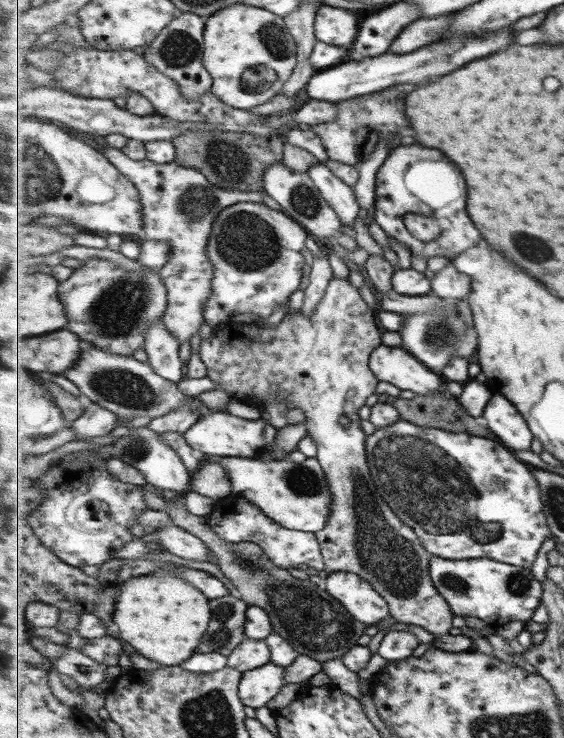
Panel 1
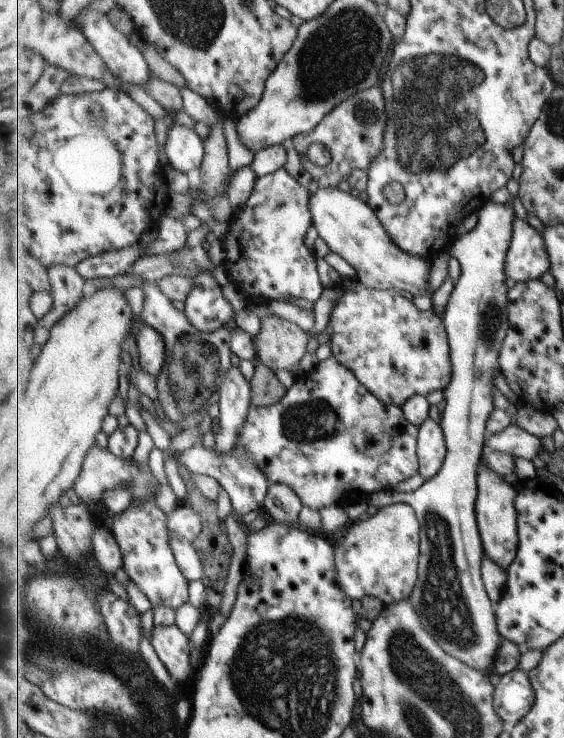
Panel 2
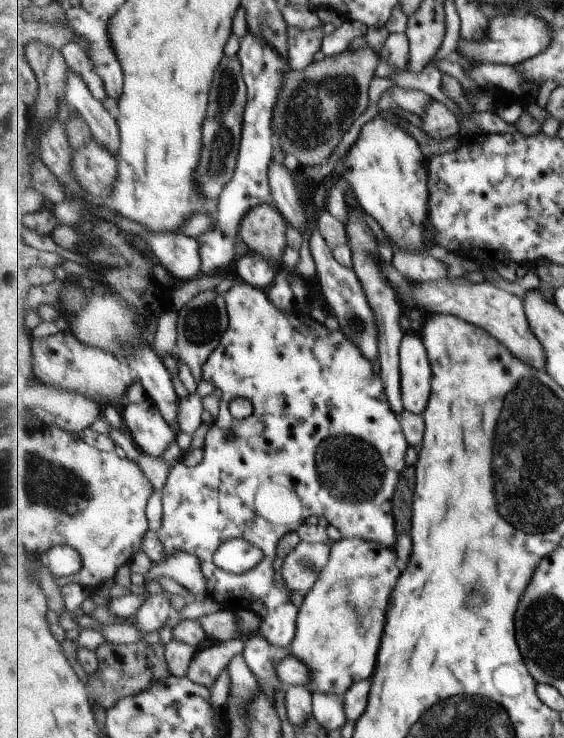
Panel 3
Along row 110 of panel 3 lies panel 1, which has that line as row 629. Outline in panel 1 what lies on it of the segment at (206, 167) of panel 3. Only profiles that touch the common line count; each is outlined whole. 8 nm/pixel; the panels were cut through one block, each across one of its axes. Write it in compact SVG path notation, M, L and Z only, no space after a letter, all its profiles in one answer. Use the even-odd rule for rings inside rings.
M235 596L211 600L211 608L215 608L215 616L211 620L211 630L207 636L203 636L203 644L199 646L199 652L218 652L227 657L246 638L246 612L249 608L246 601ZM215 636L215 644L213 644Z

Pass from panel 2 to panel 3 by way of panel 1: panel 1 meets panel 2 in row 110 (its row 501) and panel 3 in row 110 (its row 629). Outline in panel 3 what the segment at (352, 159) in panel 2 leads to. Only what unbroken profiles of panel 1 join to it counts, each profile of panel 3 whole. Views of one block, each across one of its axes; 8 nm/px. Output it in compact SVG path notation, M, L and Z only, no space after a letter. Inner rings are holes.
M433 99L422 114L421 129L435 140L449 140L458 134L459 120L443 102Z

